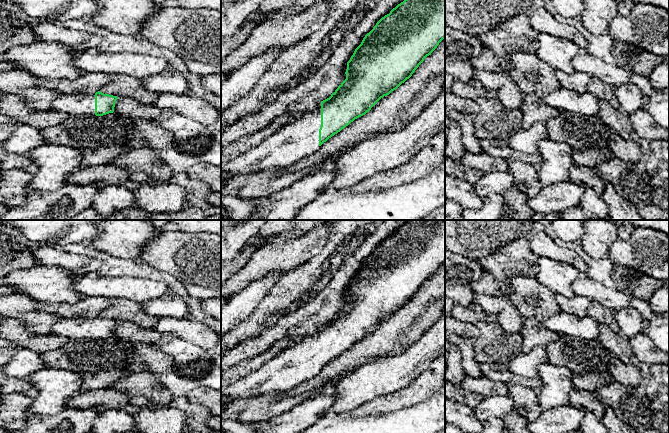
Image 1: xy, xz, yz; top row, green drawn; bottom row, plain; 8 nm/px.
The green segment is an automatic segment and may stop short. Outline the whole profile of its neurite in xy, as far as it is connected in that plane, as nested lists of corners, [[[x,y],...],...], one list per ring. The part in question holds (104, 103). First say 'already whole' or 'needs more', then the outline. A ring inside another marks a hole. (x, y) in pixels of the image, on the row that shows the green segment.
needs more; [[[64,93],[51,104],[51,110],[68,113],[70,116],[103,116],[114,112],[117,96],[96,93]]]

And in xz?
needs more; [[[404,0],[393,8],[389,14],[382,17],[373,29],[365,35],[361,44],[355,49],[347,62],[346,79],[329,98],[321,101],[313,110],[281,127],[257,147],[221,164],[221,175],[233,178],[270,169],[282,170],[313,154],[329,138],[340,132],[355,119],[365,115],[381,98],[389,95],[409,79],[443,39],[445,39],[445,0]]]

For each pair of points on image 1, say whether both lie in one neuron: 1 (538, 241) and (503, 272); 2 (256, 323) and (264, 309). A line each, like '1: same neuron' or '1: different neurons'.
1: different neurons
2: same neuron

